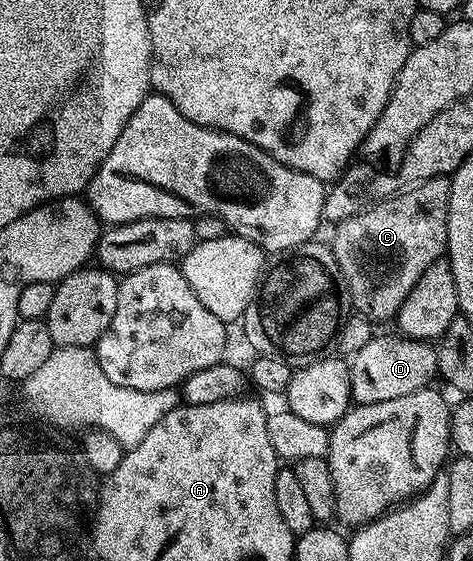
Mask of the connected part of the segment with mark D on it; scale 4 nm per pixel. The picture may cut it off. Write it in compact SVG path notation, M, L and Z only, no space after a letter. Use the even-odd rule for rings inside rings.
M402 333L394 335L375 334L352 357L350 393L355 404L392 401L396 397L408 397L420 389L431 386L438 375L438 353L427 340L407 337ZM354 363L354 364L353 364Z

